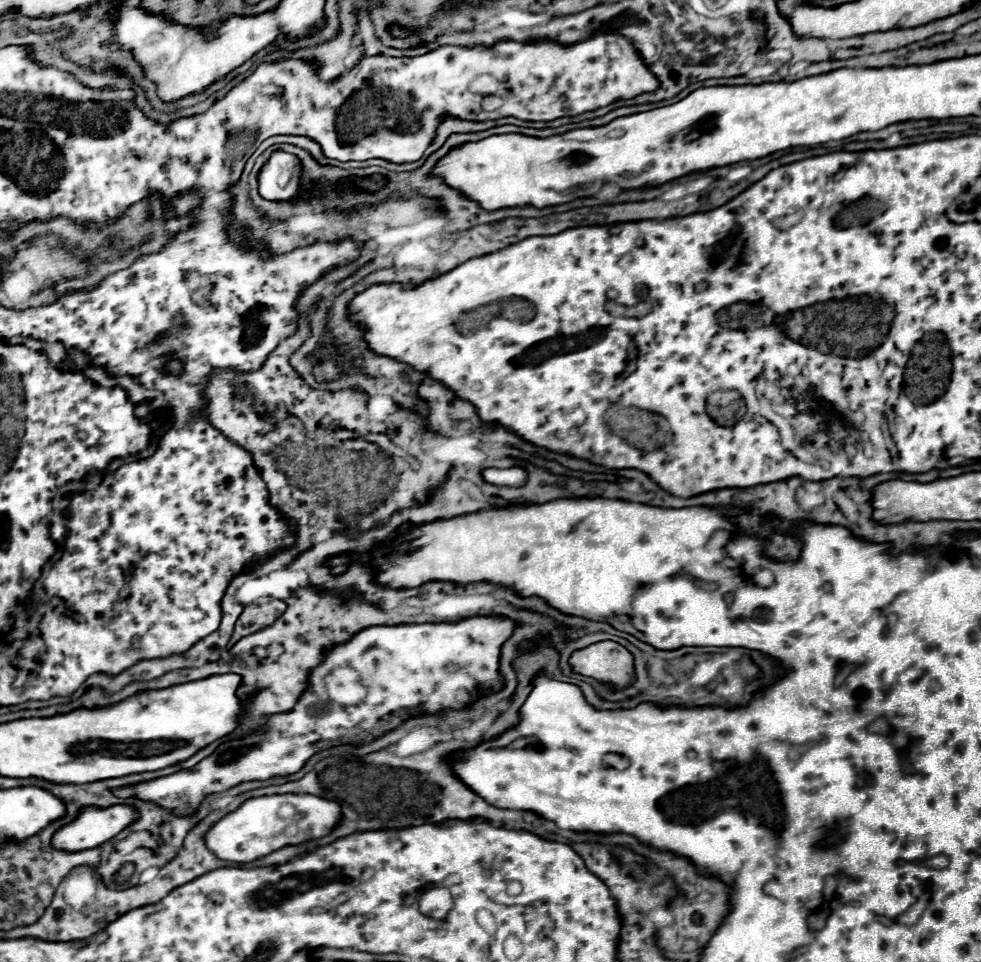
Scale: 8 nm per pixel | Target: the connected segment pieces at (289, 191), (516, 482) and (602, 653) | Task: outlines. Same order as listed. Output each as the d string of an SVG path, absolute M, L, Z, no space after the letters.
M274 152L270 162L262 168L258 180L260 180L260 194L268 200L290 200L294 194L298 194L298 180L294 180L292 176L288 178L290 182L282 188L278 184L278 178L282 172L278 172L278 154L284 154L284 152Z
M522 466L488 468L484 470L484 480L494 486L524 486L528 482L528 472Z
M612 640L574 650L568 664L572 672L610 684L612 690L624 690L636 680L634 656L622 644Z

